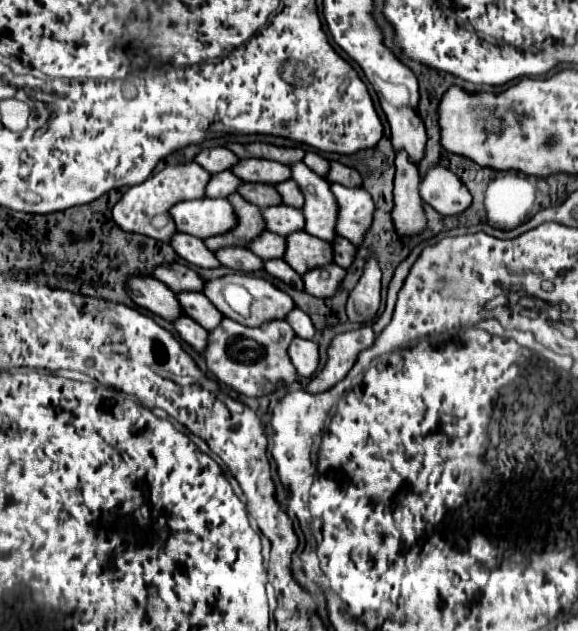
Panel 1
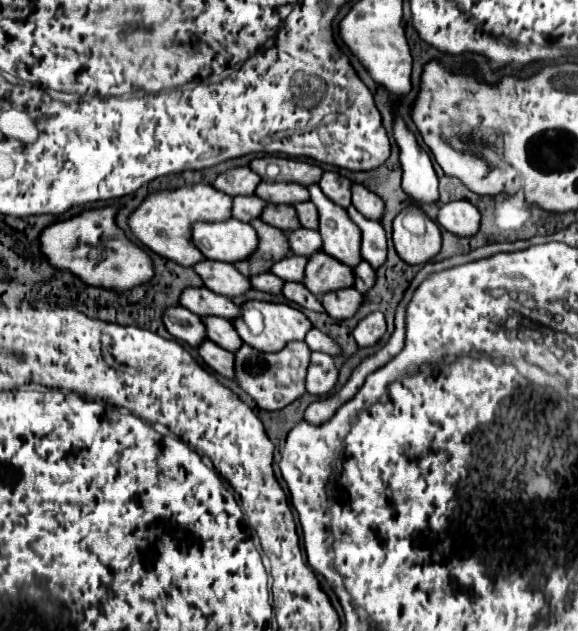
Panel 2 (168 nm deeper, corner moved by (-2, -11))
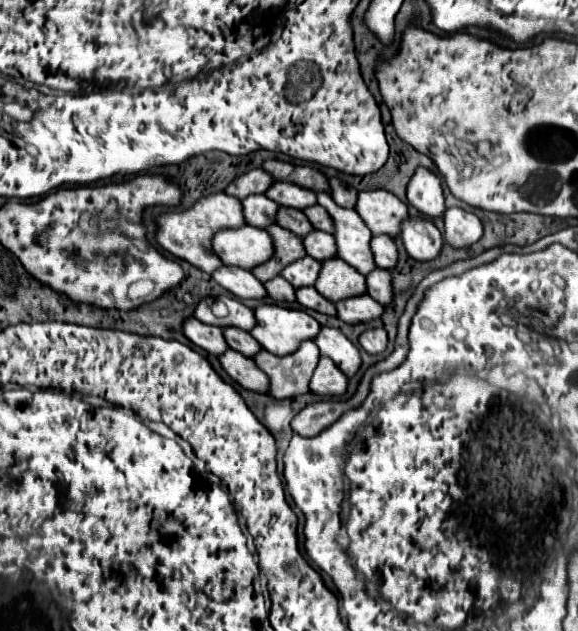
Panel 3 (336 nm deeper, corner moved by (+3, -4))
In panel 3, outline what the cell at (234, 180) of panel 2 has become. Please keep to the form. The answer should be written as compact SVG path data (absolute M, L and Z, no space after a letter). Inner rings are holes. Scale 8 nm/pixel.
M253 169L241 177L237 177L227 189L225 193L231 195L231 197L237 197L237 199L243 199L243 197L249 197L253 193L265 193L271 185L273 185L273 177L263 171L263 169Z

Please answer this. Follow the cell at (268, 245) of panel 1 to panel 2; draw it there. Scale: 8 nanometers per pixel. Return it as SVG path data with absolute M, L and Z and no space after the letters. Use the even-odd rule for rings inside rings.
M288 254L282 260L274 262L270 272L276 274L278 278L282 278L284 282L302 282L304 278L304 266L306 266L306 258L304 256L296 256L296 254Z

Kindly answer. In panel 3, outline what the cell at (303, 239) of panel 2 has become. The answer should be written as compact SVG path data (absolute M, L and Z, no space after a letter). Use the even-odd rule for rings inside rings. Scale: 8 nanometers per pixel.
M313 231L303 239L307 255L317 261L325 261L327 257L335 257L335 237L323 231Z

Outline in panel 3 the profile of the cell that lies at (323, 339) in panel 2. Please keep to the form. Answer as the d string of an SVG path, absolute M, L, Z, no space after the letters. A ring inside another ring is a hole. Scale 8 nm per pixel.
M323 327L317 335L315 343L321 349L323 357L329 357L335 361L335 365L347 375L353 377L361 367L361 355L357 345L353 345L339 329Z

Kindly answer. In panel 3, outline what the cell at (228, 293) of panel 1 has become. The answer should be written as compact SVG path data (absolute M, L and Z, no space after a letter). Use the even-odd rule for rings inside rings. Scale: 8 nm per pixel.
M261 305L255 309L257 327L251 335L275 355L291 355L307 339L319 335L321 325L299 309L285 309L279 305Z

